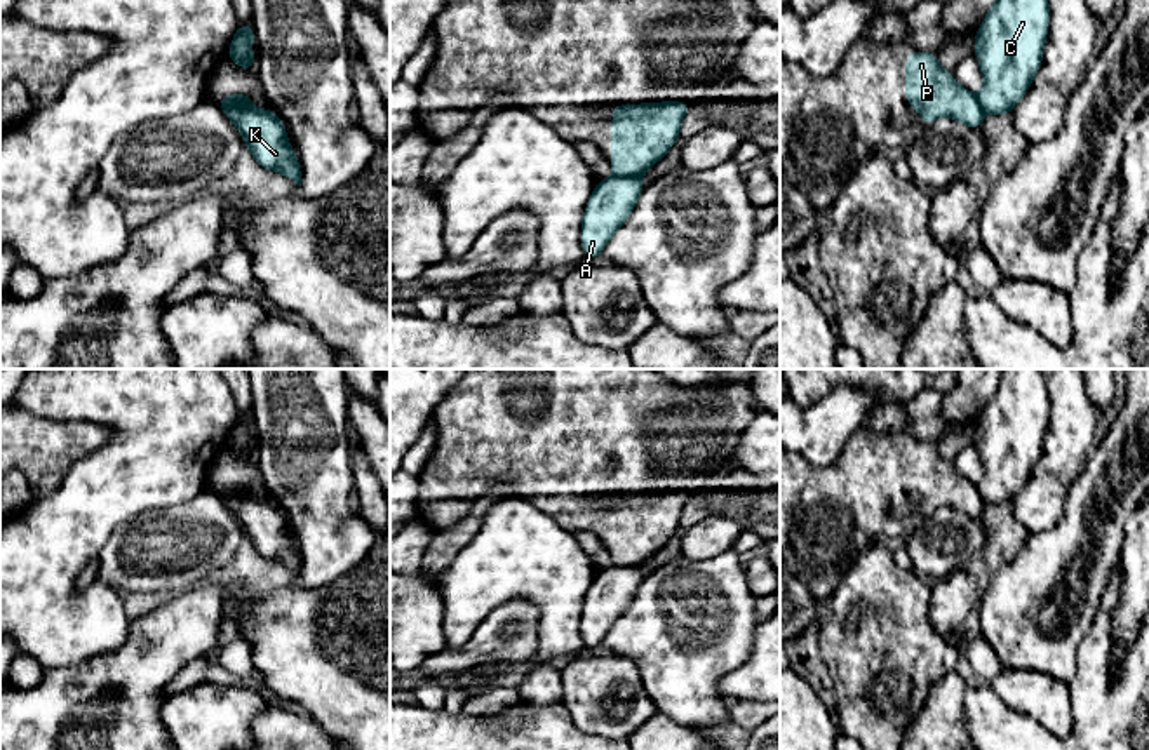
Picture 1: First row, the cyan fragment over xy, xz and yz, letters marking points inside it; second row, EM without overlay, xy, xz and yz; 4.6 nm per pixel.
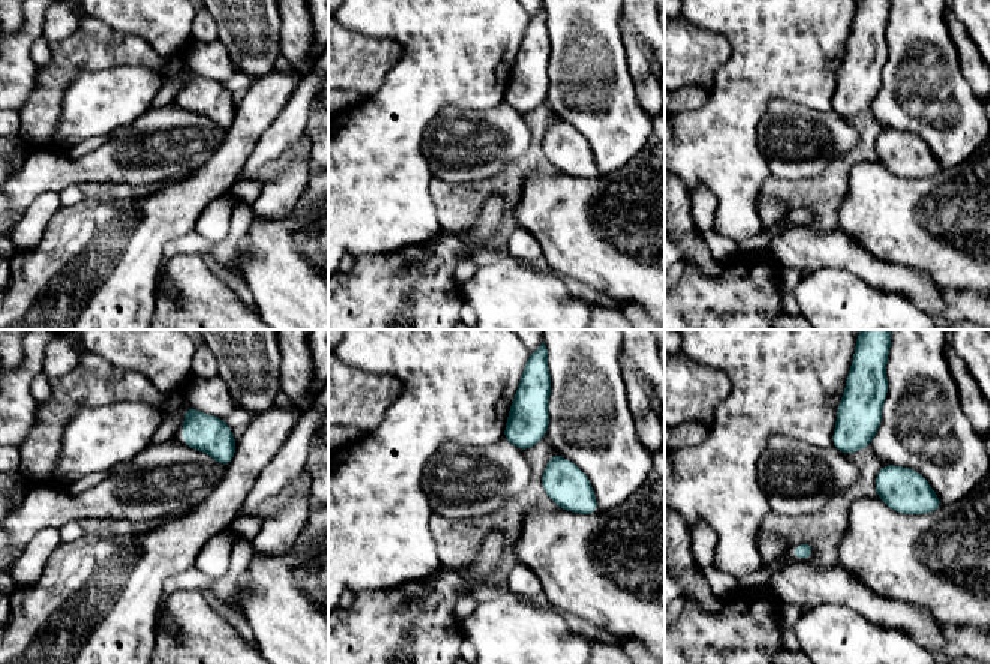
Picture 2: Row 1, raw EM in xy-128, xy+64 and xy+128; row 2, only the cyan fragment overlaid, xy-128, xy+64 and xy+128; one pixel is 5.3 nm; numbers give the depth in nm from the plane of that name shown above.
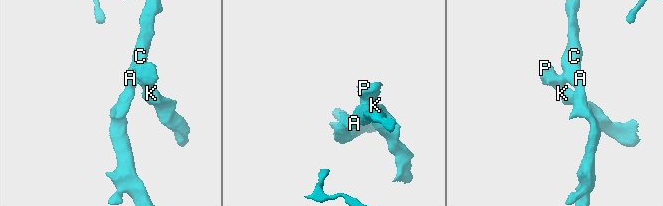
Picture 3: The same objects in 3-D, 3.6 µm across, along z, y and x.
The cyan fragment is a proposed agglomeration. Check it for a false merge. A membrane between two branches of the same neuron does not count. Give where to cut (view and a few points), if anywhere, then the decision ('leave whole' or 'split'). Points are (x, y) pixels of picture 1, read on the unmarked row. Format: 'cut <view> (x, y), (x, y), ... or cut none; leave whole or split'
cut xz (615, 564), (639, 568); split

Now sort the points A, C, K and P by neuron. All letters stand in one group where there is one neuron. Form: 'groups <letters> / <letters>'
groups A C / K P

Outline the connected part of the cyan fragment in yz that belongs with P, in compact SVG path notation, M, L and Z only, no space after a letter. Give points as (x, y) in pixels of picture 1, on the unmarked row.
M910 440L905 452L905 492L921 503L924 517L949 506L970 519L982 519L984 499L978 487L940 456L935 442Z

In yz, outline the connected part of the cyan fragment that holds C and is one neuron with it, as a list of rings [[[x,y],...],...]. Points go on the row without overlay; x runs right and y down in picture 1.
[[[1001,369],[994,395],[975,423],[975,447],[984,463],[984,503],[1010,505],[1043,452],[1050,392],[1041,369]]]

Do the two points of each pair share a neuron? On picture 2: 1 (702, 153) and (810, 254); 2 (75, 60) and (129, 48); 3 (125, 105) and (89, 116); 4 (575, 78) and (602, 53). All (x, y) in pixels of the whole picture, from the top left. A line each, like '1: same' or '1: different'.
1: different
2: same
3: same
4: same

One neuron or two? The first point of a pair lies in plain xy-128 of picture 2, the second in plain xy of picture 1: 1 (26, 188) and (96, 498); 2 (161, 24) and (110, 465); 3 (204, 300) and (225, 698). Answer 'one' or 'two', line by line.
1: two
2: one
3: two

